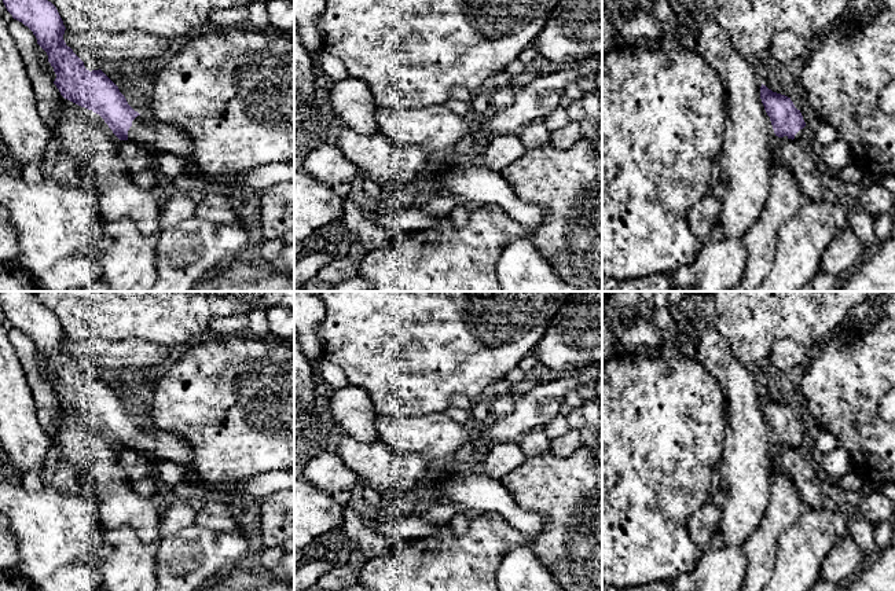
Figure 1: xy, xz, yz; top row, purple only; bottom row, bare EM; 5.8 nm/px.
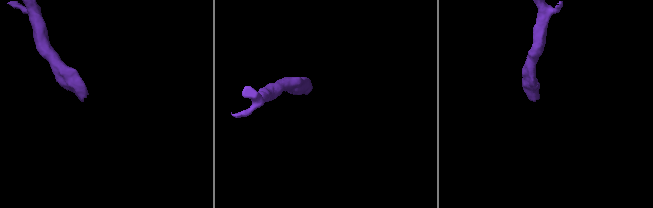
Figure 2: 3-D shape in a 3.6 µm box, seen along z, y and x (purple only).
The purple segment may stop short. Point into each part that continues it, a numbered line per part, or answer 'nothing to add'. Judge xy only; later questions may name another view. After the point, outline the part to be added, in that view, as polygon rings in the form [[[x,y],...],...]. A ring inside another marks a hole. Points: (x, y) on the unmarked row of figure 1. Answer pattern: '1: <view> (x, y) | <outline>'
1: xy (161, 445) | [[[137,423],[128,438],[128,448],[144,452],[154,460],[192,467],[192,445],[181,436],[164,432],[151,425],[146,429]]]

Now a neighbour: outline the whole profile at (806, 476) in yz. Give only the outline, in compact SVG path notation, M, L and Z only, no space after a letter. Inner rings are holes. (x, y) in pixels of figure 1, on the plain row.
M775 445L773 456L777 465L791 474L806 507L821 509L832 506L822 492L818 463L804 460L796 448L786 445Z

